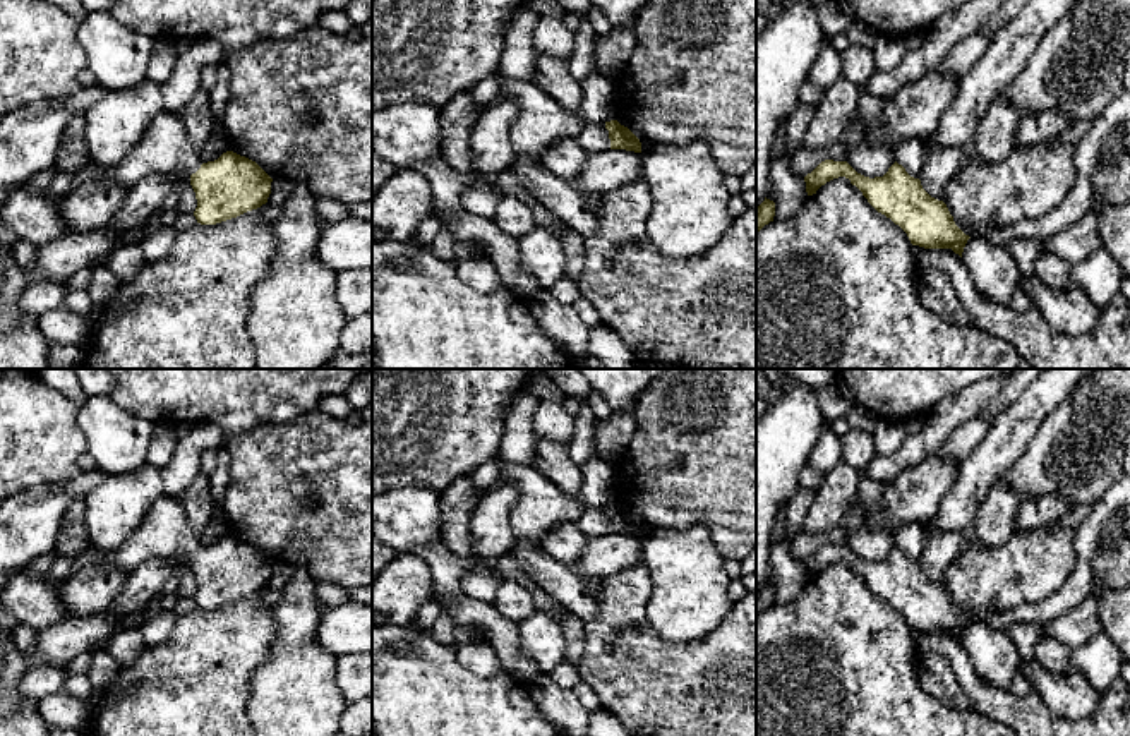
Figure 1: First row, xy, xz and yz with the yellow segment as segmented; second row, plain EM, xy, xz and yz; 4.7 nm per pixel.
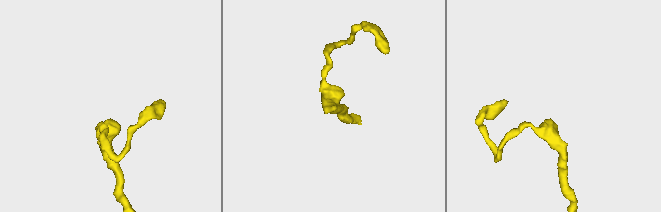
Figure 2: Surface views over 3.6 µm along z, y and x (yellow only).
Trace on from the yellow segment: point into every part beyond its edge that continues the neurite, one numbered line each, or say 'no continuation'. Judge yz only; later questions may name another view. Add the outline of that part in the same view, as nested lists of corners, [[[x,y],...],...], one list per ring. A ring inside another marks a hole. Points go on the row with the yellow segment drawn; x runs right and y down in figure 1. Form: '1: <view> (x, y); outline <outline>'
no continuation

